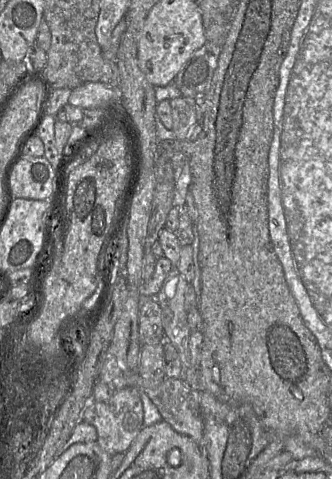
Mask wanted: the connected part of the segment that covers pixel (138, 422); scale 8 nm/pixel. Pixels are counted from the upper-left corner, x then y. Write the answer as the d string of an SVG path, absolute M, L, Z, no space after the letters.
M125 387L115 390L106 402L91 401L84 409L83 421L93 425L97 430L97 442L112 456L125 453L144 427L143 404L138 387Z

